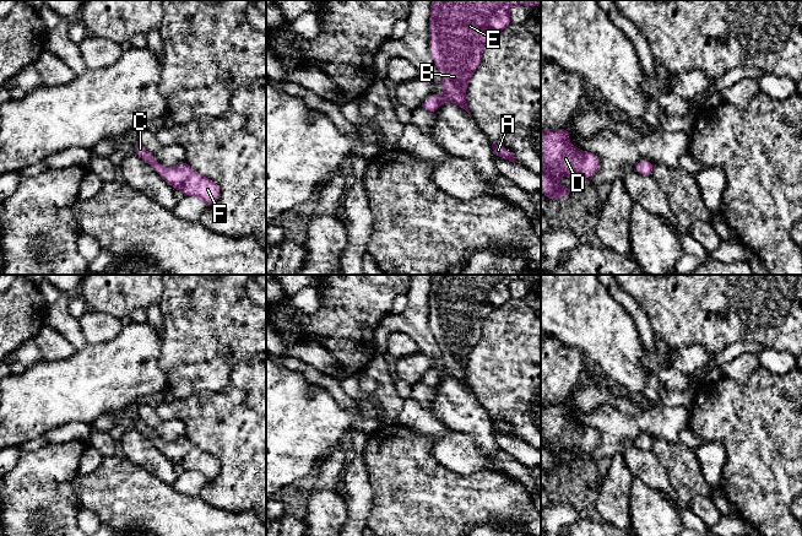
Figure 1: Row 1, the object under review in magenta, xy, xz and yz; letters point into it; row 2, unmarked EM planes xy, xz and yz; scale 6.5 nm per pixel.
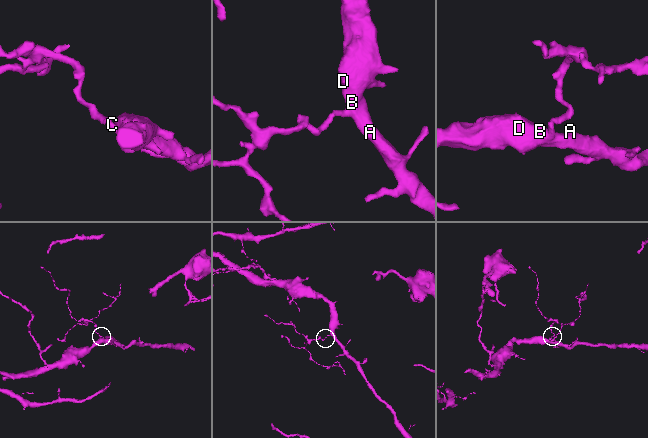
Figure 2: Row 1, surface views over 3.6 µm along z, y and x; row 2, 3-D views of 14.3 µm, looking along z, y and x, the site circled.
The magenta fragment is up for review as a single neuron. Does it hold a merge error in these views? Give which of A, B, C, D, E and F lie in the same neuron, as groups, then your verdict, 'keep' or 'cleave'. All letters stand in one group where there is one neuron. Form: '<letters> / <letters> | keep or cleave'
A B C D E F | keep

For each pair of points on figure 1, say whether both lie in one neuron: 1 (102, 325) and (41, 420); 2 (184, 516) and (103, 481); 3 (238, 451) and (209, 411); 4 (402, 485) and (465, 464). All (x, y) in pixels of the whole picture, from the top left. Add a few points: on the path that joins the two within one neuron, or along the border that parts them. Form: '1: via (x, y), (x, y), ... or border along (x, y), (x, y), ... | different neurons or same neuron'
1: border along (118, 334), (107, 341), (88, 344) | different neurons
2: via (164, 513), (129, 499), (123, 494) | same neuron
3: via (234, 442), (215, 421) | same neuron
4: border along (432, 445), (432, 455), (448, 469), (477, 472) | different neurons

